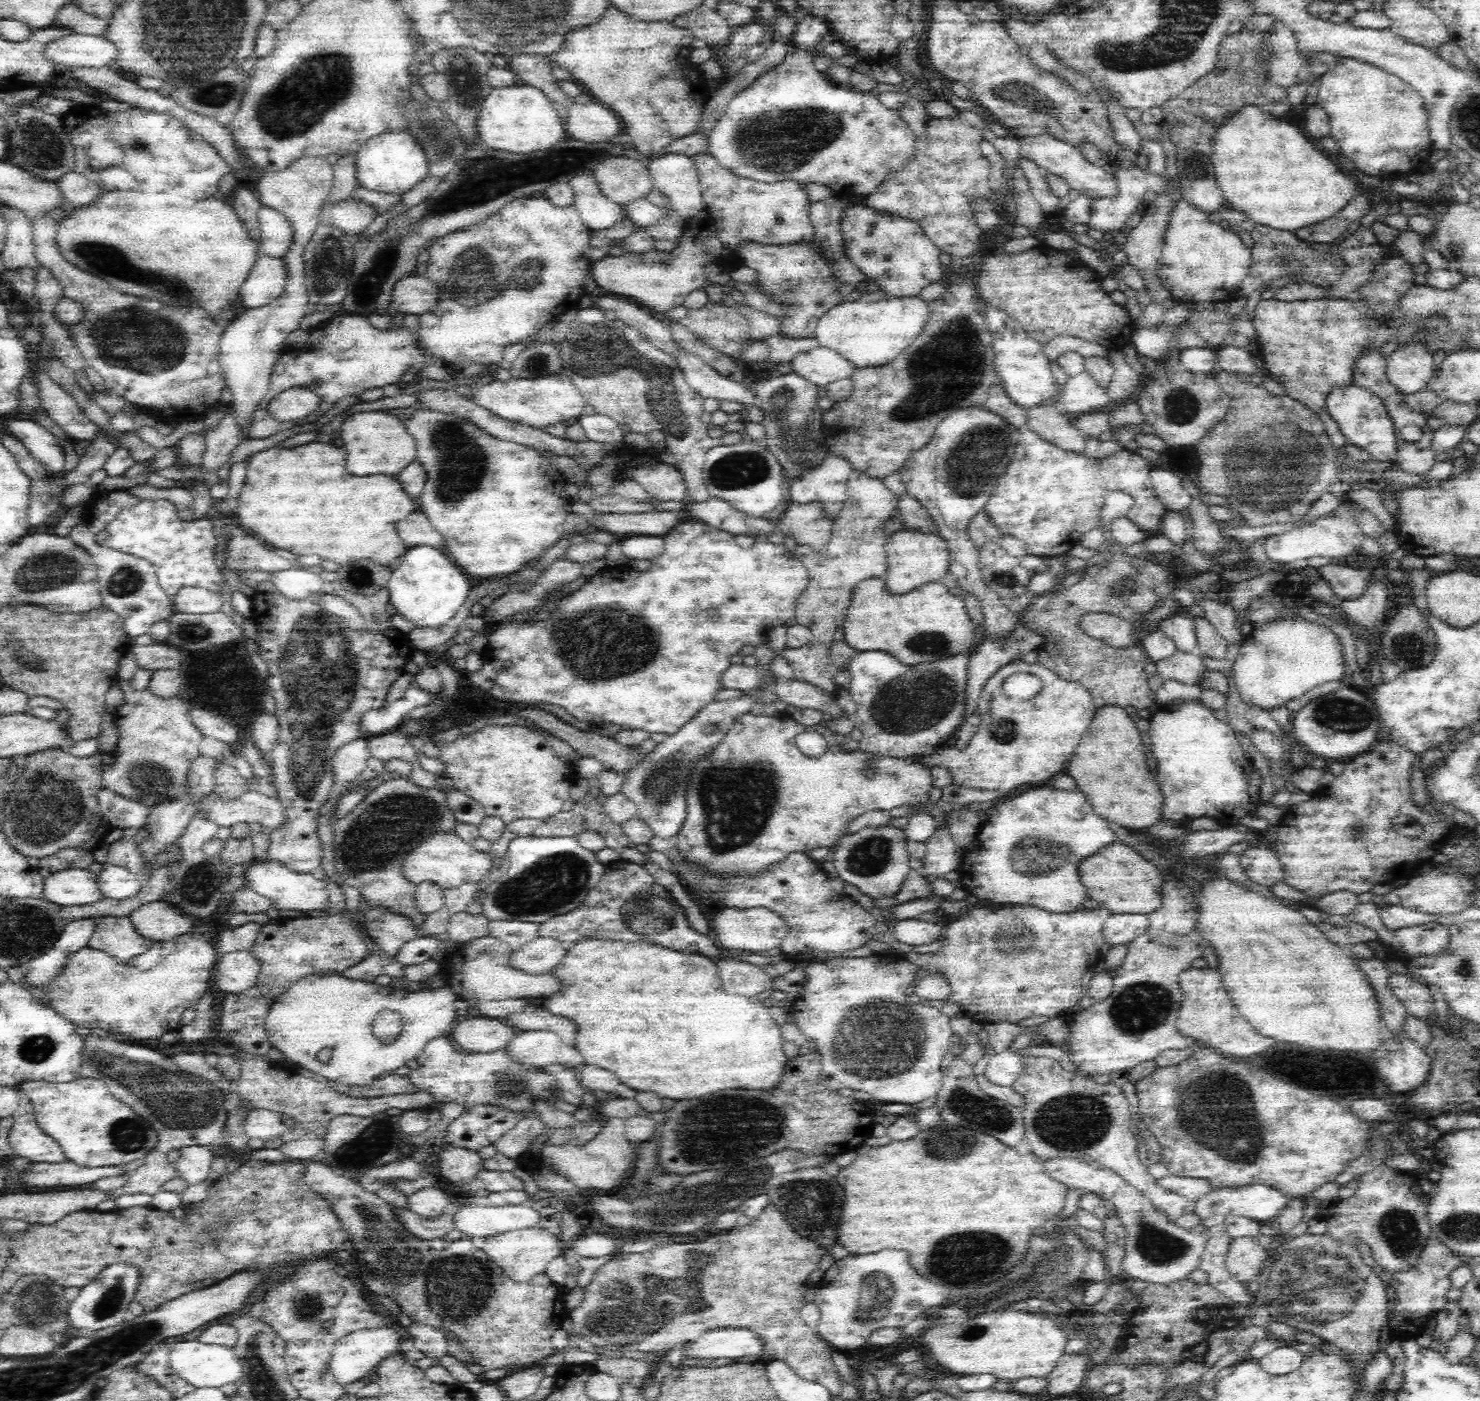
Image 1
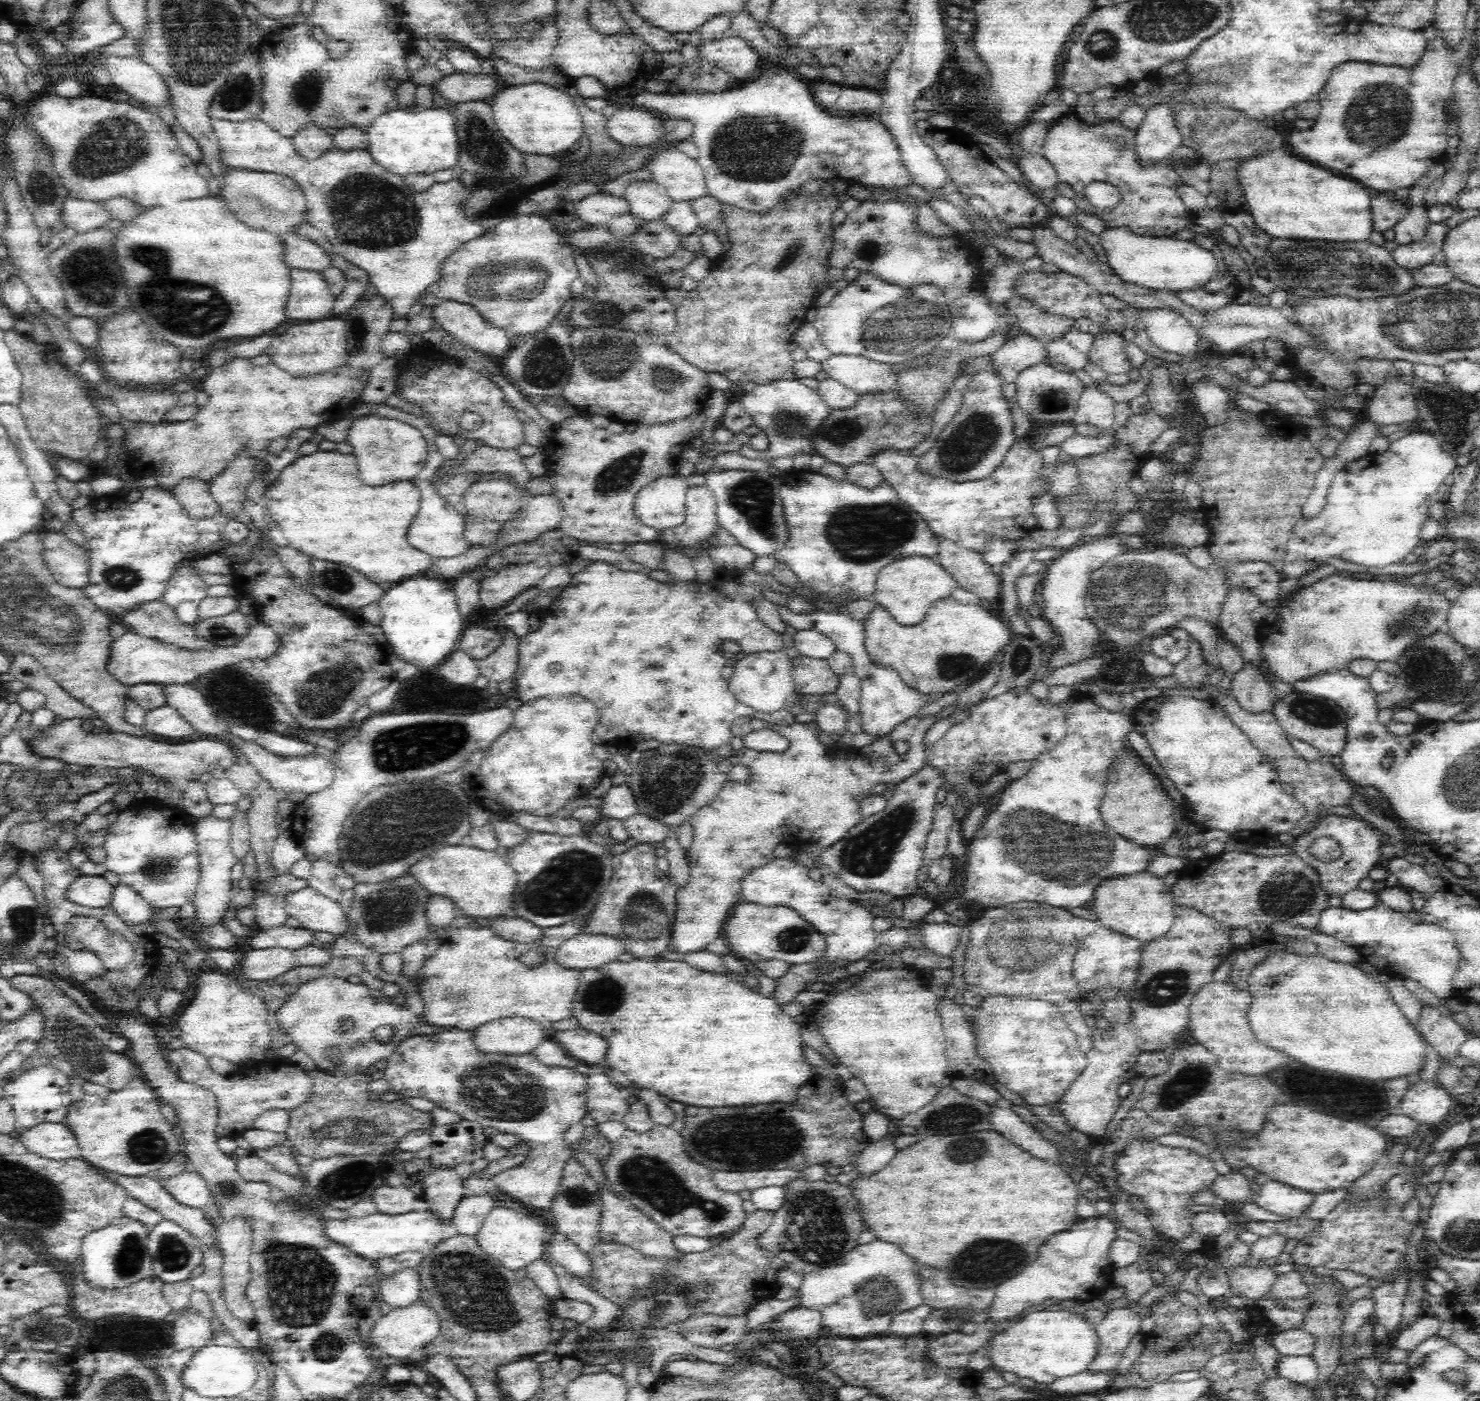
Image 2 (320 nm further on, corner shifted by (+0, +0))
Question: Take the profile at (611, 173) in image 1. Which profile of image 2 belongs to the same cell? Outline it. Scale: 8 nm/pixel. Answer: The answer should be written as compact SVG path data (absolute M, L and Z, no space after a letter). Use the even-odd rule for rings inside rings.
M652 180L632 182L622 196L641 222L661 220L673 205L667 190Z

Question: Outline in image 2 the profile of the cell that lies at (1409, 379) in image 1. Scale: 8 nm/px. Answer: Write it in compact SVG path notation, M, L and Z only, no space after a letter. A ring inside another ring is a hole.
M1393 362L1395 377L1388 379L1382 386L1374 389L1374 394L1368 400L1366 413L1376 426L1399 426L1417 418L1416 399L1410 389L1410 380L1414 378L1411 362Z

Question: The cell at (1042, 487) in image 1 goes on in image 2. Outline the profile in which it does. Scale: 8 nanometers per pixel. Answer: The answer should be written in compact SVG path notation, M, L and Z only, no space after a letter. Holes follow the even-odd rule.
M1024 437L1011 446L1003 464L995 472L987 478L968 482L952 482L923 474L919 470L918 456L914 456L912 450L879 451L869 459L869 463L882 474L883 481L896 490L901 501L928 522L936 537L980 553L984 540L990 536L1016 540L1039 528L1032 515L1043 463L1039 451L1034 448L1032 438Z

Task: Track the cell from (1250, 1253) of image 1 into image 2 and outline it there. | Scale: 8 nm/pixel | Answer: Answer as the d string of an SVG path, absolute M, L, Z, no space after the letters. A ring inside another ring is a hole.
M1240 1265L1229 1274L1231 1294L1257 1302L1268 1296L1276 1277L1268 1267L1252 1268Z

